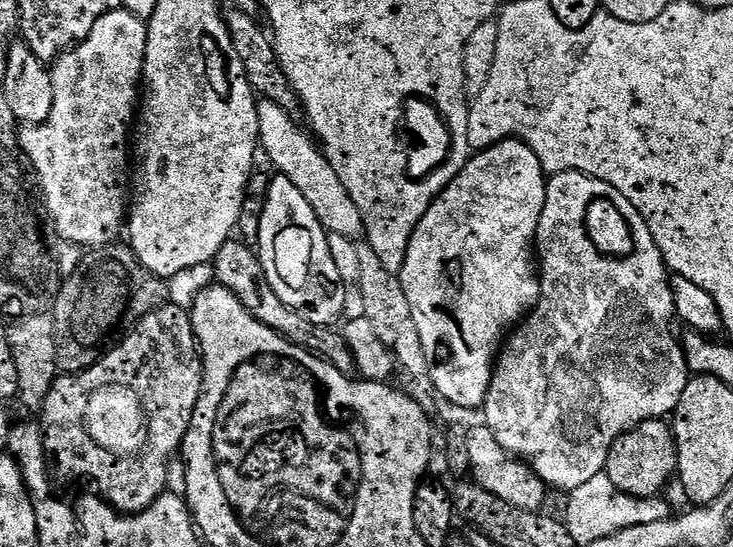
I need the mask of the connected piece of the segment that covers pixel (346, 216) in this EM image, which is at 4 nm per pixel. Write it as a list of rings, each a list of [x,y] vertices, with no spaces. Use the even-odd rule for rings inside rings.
[[[261,99],[257,103],[258,130],[260,131],[259,147],[268,155],[270,163],[276,167],[275,171],[281,176],[286,176],[302,190],[302,198],[310,202],[314,214],[319,218],[326,232],[344,234],[352,239],[359,239],[364,233],[364,216],[358,210],[357,204],[350,198],[346,186],[335,174],[329,160],[324,157],[323,151],[309,136],[303,127],[295,124],[293,113],[287,112],[282,106],[274,102]]]

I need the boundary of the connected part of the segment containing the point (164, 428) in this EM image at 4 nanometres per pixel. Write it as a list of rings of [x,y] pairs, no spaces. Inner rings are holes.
[[[169,302],[164,307],[146,314],[146,318],[142,318],[136,323],[135,328],[119,344],[105,352],[92,368],[88,368],[79,374],[57,375],[50,394],[46,394],[46,402],[38,420],[40,427],[44,430],[44,445],[49,457],[55,463],[56,460],[60,463],[62,471],[77,472],[78,475],[93,480],[101,488],[99,491],[117,509],[128,514],[144,512],[158,497],[165,495],[167,488],[164,487],[168,484],[168,463],[171,462],[172,455],[175,452],[177,455],[181,451],[186,434],[192,425],[194,410],[198,406],[198,398],[203,385],[204,362],[196,341],[196,331],[192,328],[189,309],[179,308],[179,306]],[[112,385],[128,387],[136,392],[147,413],[150,447],[147,447],[139,457],[138,461],[140,461],[141,468],[124,468],[125,461],[110,450],[96,444],[89,432],[86,423],[88,402],[100,388]]]

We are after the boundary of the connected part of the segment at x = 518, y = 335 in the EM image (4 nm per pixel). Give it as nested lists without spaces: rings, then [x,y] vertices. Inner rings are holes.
[[[581,172],[555,173],[548,180],[546,206],[542,206],[542,218],[538,222],[534,252],[538,257],[540,300],[523,323],[507,337],[499,353],[492,373],[490,390],[484,399],[483,423],[492,431],[494,438],[498,438],[500,445],[529,464],[543,478],[549,489],[571,490],[590,482],[590,478],[601,475],[607,469],[610,446],[614,446],[614,442],[623,432],[629,432],[631,428],[647,420],[671,417],[678,406],[678,398],[682,398],[682,390],[686,390],[690,371],[681,348],[681,341],[678,339],[678,331],[676,332],[675,326],[672,325],[672,323],[676,325],[678,319],[670,269],[665,264],[664,255],[658,250],[642,214],[638,214],[638,210],[634,210],[634,206],[630,206],[630,202],[622,198],[622,194],[614,190],[614,186]]]

